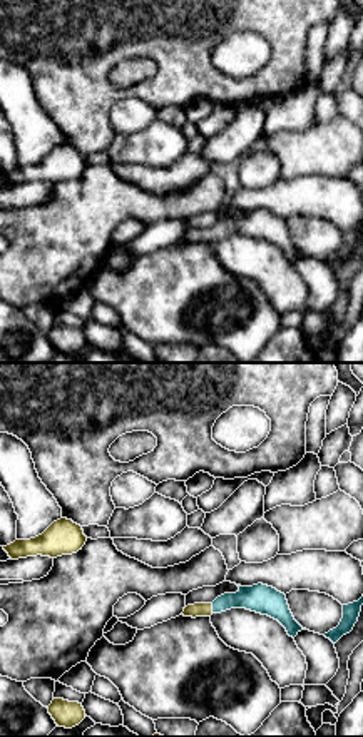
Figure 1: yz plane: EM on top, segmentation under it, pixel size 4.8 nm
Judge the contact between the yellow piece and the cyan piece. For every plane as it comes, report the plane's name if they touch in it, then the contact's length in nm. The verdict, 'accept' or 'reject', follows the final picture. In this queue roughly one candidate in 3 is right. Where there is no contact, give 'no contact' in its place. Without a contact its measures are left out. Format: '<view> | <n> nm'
yz | 50 nm

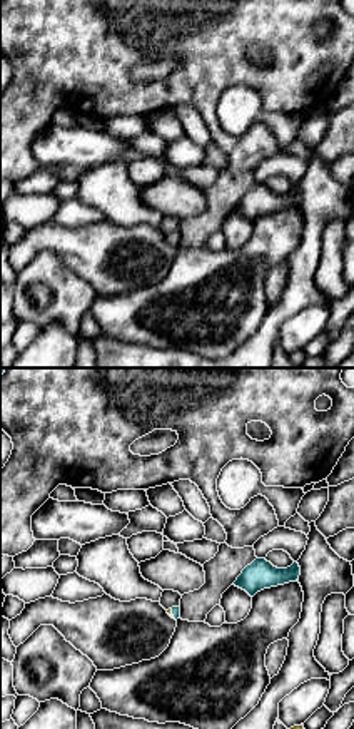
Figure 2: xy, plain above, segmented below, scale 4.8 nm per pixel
xy | 50 nm

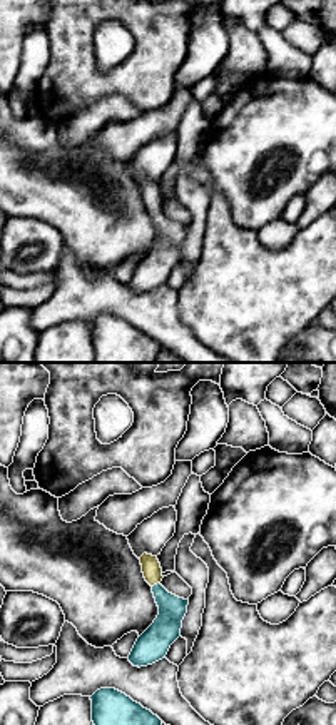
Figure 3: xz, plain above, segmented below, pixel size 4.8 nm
xz | 50 nm

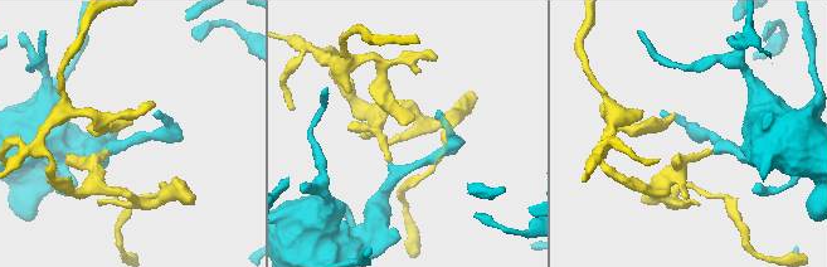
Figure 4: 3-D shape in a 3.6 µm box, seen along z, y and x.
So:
accept

